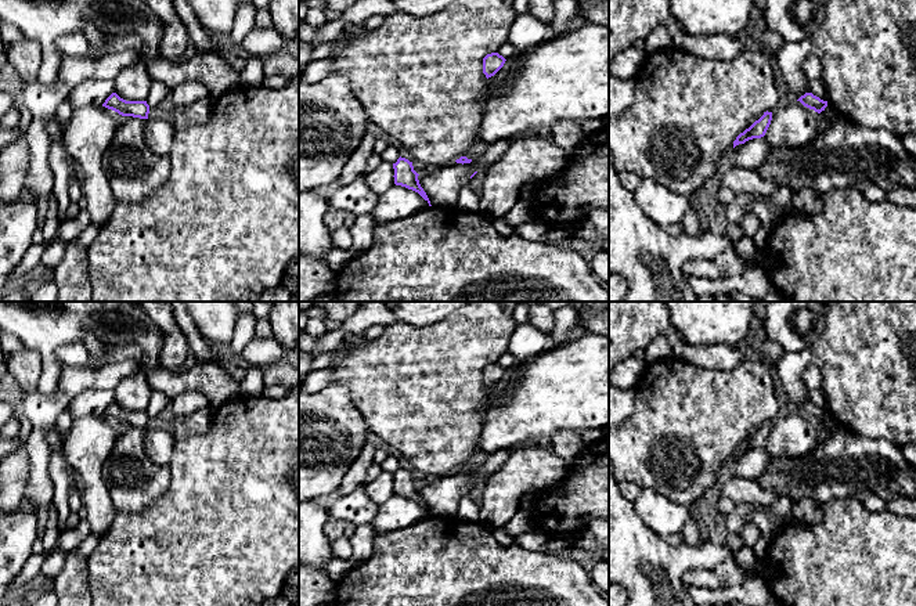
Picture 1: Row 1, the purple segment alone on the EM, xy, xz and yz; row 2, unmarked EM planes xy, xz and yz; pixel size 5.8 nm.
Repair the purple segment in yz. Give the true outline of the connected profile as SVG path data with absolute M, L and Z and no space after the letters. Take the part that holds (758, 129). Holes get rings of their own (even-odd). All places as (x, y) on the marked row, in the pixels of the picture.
M764 112L764 115L758 120L755 120L749 129L746 129L736 137L736 140L733 141L733 148L739 144L744 144L749 140L764 137L771 125L771 120L772 112Z

